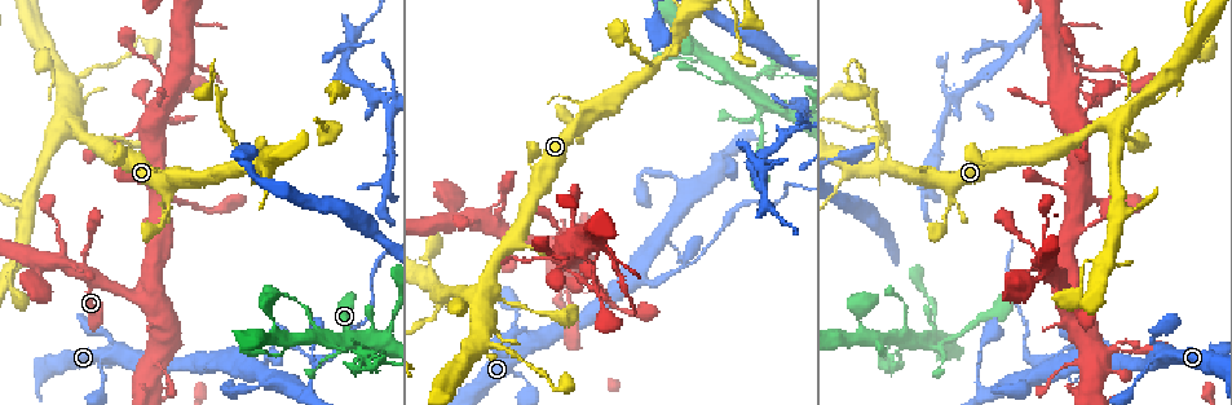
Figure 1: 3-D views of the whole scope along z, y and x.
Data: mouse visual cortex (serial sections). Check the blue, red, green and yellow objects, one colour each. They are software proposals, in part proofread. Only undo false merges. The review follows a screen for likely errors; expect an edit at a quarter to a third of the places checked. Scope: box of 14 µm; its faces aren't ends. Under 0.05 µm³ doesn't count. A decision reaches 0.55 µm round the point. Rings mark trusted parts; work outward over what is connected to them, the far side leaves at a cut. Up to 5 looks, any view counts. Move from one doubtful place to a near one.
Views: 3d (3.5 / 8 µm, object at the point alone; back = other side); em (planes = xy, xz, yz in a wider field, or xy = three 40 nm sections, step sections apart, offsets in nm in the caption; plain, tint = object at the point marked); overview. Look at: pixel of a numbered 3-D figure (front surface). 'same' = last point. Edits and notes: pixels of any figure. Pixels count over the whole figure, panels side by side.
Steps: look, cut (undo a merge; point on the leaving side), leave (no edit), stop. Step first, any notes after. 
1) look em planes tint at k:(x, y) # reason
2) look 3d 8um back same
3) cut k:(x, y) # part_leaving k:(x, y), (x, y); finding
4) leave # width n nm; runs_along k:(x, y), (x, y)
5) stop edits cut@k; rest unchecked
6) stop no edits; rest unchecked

look em xy step 5 tint at 1:(665, 239) # a fork

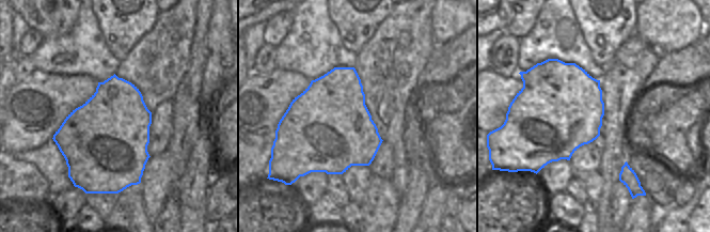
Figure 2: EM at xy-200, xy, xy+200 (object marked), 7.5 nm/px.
look 3d 3.5um same

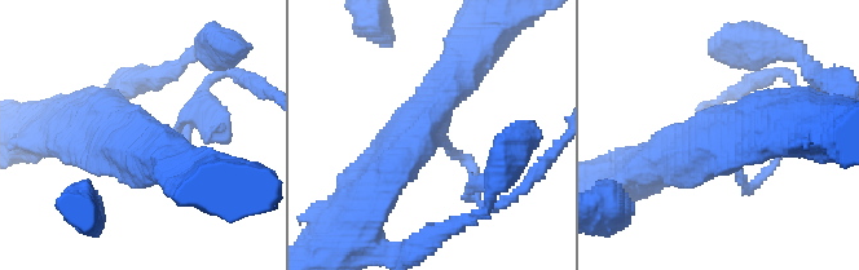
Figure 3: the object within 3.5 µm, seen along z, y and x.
leave # arm_widths 150, 500, 500 nm; runs_along 3:(364, 198), (463, 69); continuous, no second cell

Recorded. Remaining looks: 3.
look 3d 8um at 1:(1104, 355) # sharp bend

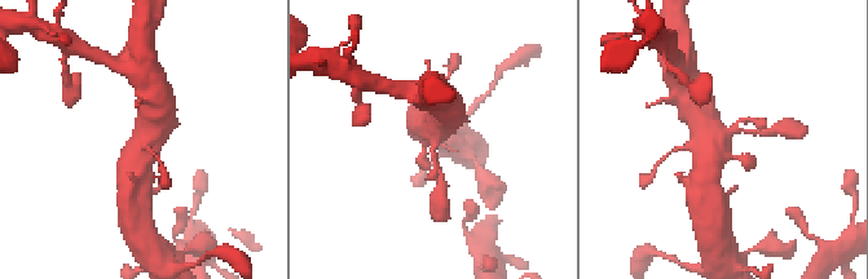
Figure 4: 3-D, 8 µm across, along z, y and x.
look em xy step 5 tint at 4:(727, 137)

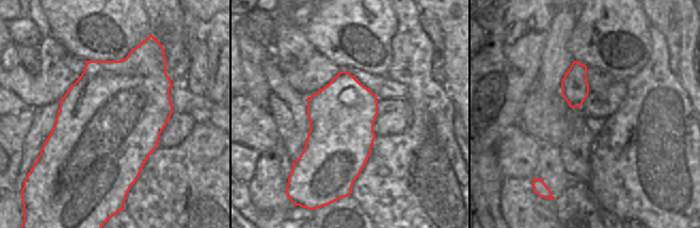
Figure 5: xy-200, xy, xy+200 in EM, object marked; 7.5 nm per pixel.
leave # runs_along 4:(157, 106), (157, 124), (133, 171); one cell here

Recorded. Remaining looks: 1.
stop no edits; rest unchecked

